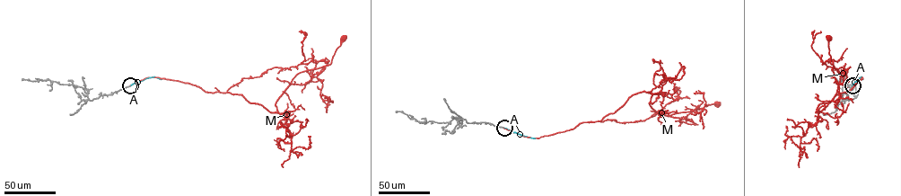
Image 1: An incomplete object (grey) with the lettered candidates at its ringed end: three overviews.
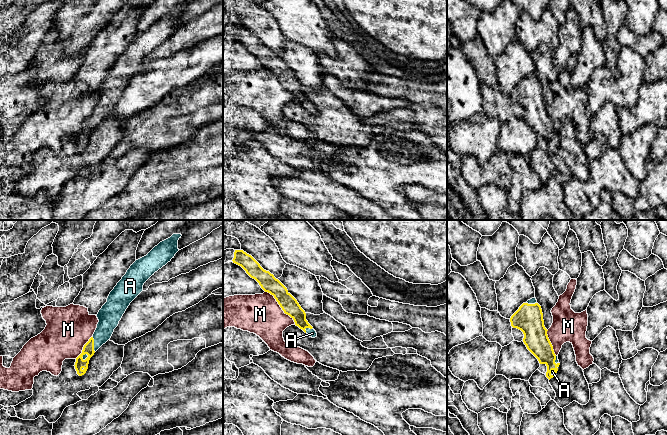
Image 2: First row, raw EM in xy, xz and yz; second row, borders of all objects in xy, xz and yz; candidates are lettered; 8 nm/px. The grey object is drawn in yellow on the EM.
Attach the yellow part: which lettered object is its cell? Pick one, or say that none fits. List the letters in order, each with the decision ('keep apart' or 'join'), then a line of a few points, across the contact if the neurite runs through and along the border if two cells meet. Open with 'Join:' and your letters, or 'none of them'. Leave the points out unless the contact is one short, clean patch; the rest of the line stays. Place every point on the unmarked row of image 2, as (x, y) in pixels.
Join: A
A: join
M: keep apart

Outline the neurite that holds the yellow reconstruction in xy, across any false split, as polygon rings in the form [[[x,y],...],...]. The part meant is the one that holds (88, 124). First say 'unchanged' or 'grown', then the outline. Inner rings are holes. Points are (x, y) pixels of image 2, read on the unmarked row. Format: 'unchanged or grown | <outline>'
grown | [[[173,10],[160,18],[146,32],[136,36],[110,68],[107,78],[96,91],[99,98],[93,112],[76,134],[75,145],[79,152],[86,149],[90,134],[108,116],[118,102],[130,79],[143,67],[144,59],[165,42],[179,27],[181,10]]]

